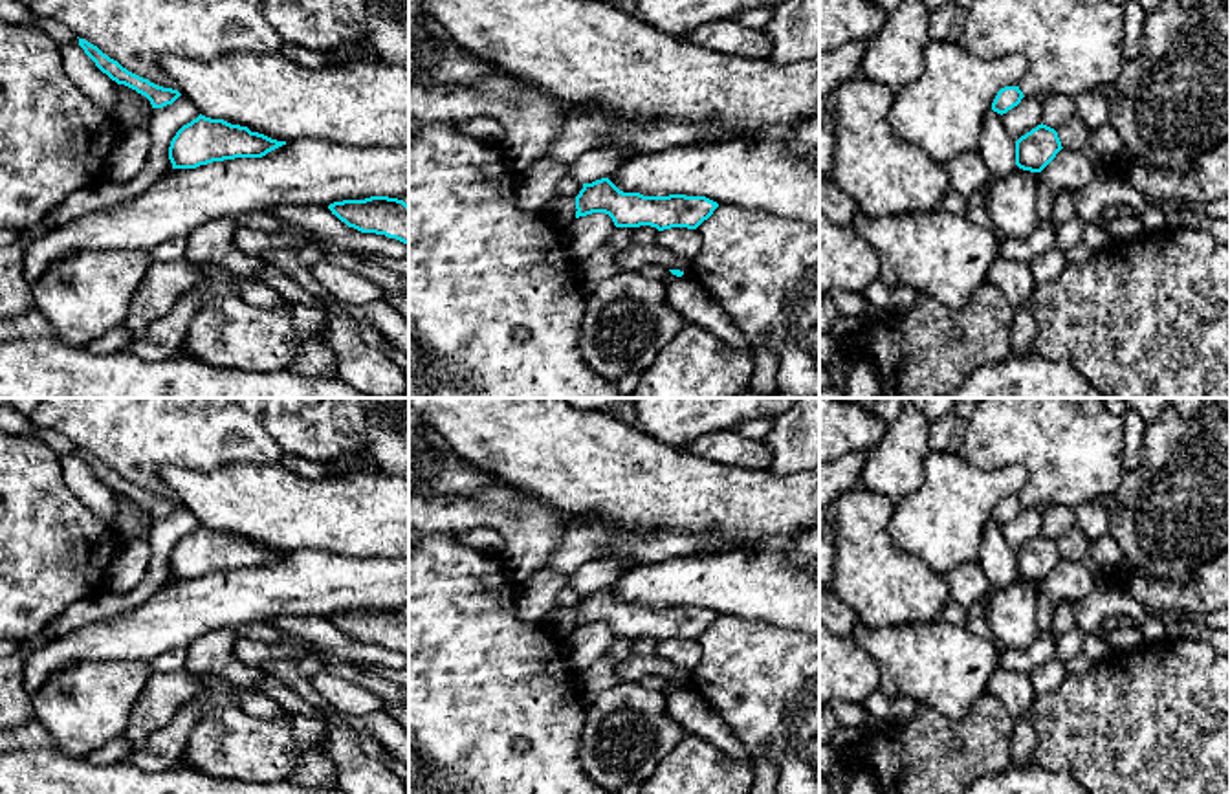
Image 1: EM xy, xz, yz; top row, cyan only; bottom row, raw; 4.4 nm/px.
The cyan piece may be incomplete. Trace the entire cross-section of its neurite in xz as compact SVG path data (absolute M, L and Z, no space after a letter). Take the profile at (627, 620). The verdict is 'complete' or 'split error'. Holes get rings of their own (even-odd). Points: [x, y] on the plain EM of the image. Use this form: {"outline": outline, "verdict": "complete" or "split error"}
{"outline": "M609 589L583 594L576 607L576 629L605 623L616 638L651 636L658 642L671 638L697 640L719 618L706 607L643 607L623 603Z", "verdict": "complete"}

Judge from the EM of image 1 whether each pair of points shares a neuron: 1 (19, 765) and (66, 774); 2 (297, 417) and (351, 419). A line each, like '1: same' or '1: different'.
1: same
2: same

